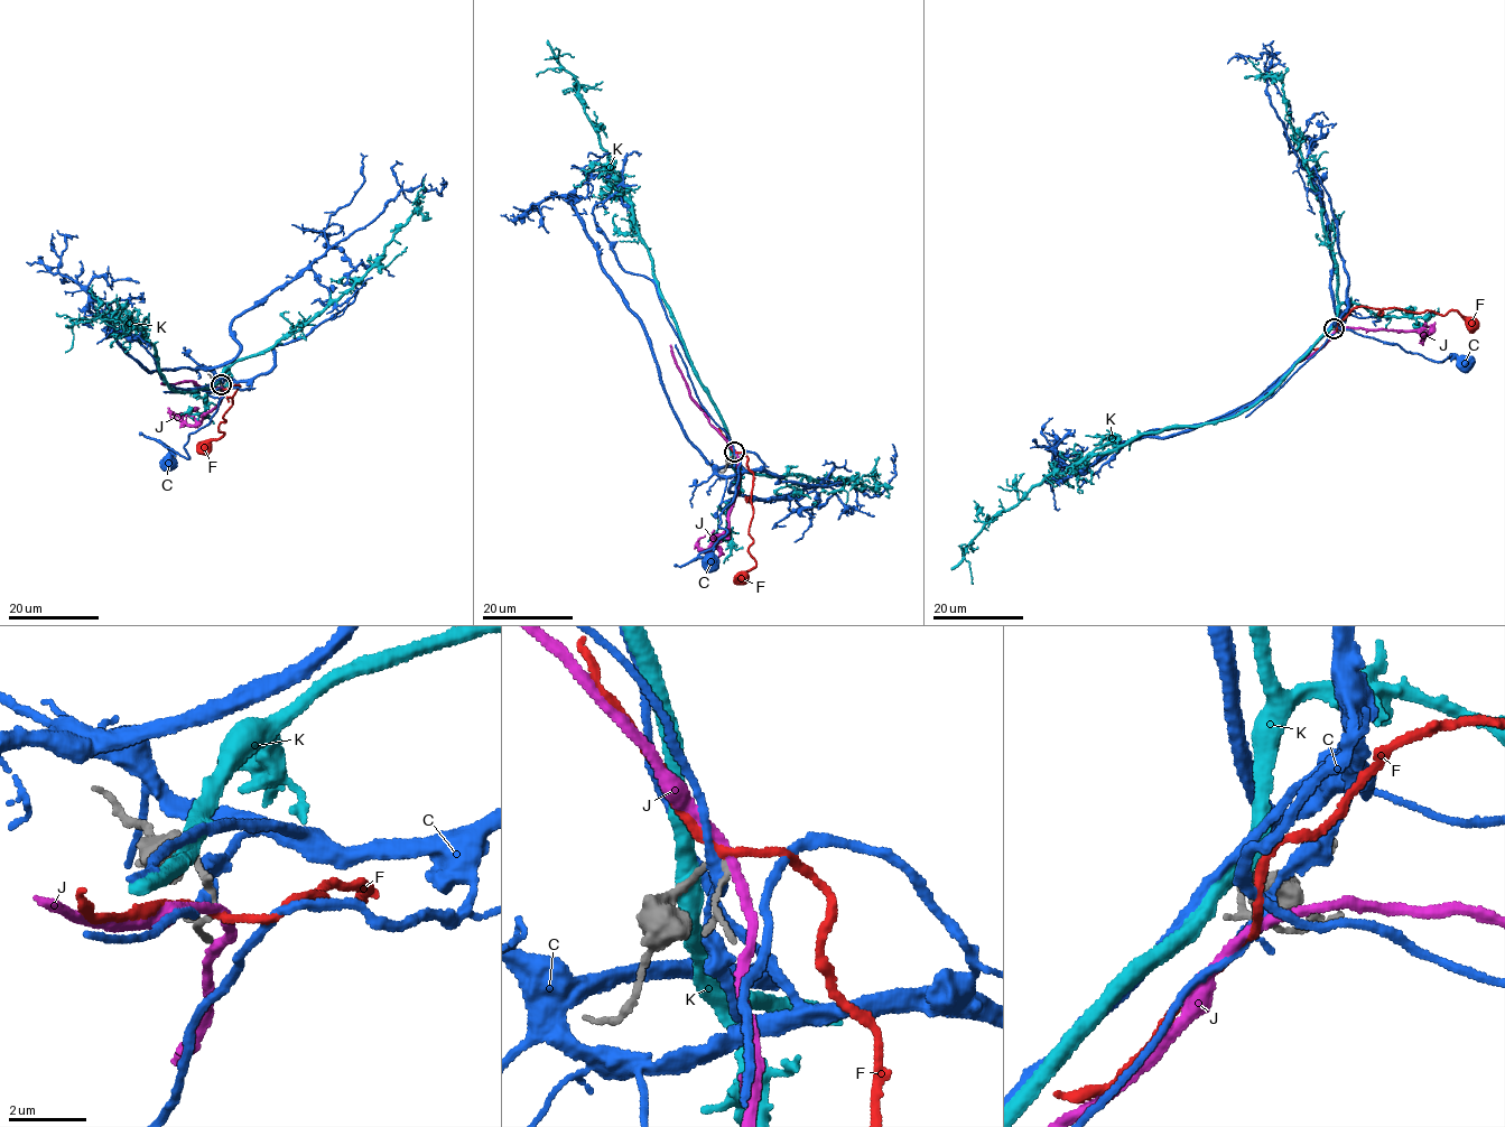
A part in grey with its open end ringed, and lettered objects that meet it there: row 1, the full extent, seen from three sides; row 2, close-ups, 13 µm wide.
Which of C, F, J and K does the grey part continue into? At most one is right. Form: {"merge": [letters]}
{"merge": []}

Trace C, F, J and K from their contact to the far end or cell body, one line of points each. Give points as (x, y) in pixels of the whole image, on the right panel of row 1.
C: (1337, 328), (1346, 316), (1347, 305), (1336, 324), (1343, 329), (1393, 343), (1436, 361), (1457, 355), (1466, 363)
F: (1337, 329), (1353, 308), (1363, 306), (1420, 314), (1427, 310), (1446, 315), (1456, 310), (1469, 324)
J: (1337, 329), (1345, 327), (1412, 332), (1429, 326), (1428, 333), (1420, 341)
K: (1335, 325), (1275, 387), (1229, 418), (1139, 432), (1050, 473), (967, 547), (973, 584)

